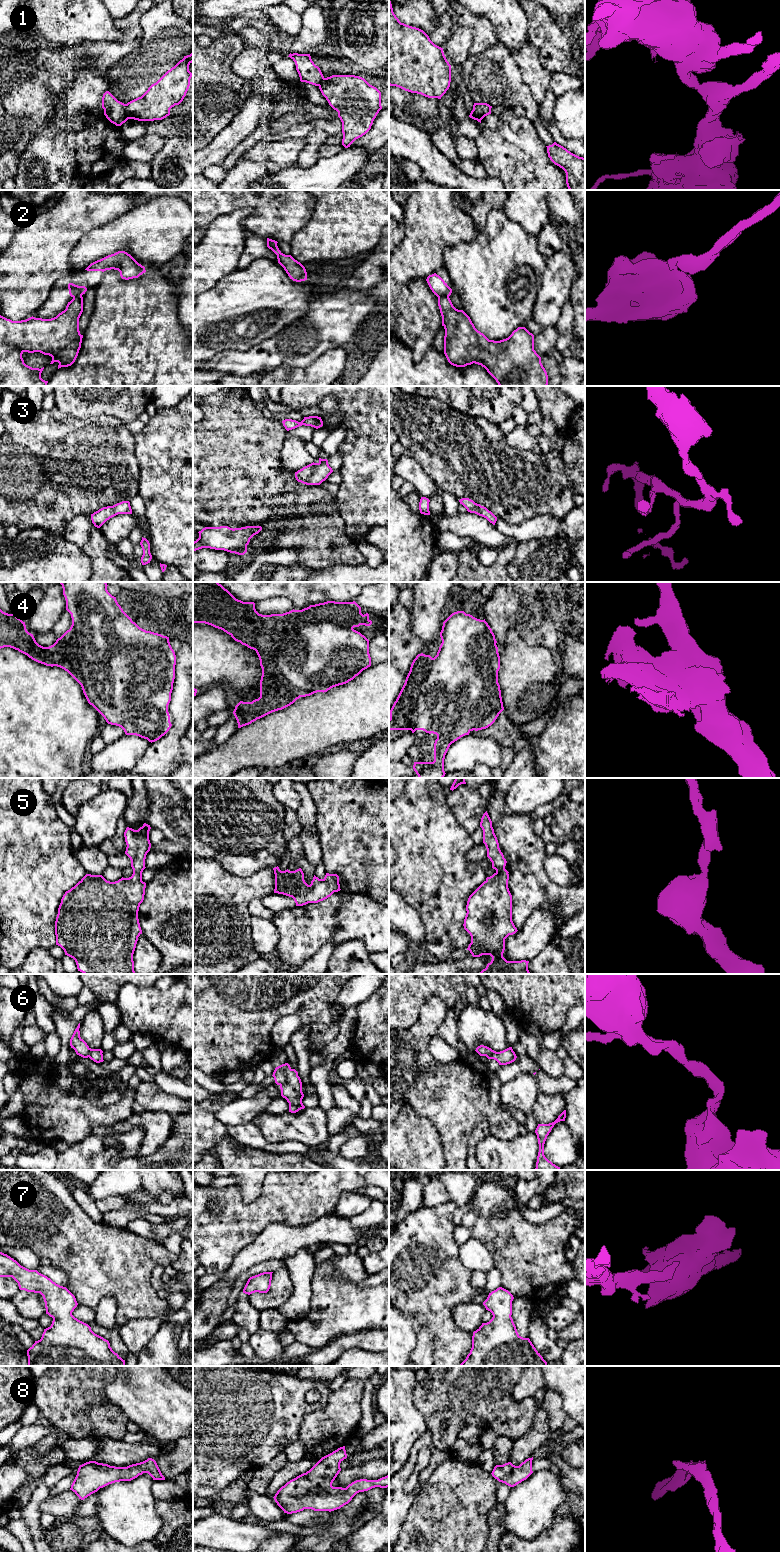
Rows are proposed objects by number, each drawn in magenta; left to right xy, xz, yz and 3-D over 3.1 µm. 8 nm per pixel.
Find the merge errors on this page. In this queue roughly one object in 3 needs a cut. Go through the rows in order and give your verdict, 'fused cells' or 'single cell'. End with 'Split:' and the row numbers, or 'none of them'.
1: fused cells
2: fused cells
3: single cell
4: single cell
5: single cell
6: single cell
7: single cell
8: single cell
Split: 1, 2

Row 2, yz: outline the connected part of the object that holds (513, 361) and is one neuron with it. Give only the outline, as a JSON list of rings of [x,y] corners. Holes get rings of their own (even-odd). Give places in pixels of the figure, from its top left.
[[[448,296],[438,298],[438,306],[445,329],[444,354],[448,362],[456,367],[473,363],[481,365],[496,380],[499,386],[547,386],[548,375],[541,357],[534,350],[534,335],[525,327],[518,327],[503,340],[489,340],[478,331],[470,317],[456,309]]]

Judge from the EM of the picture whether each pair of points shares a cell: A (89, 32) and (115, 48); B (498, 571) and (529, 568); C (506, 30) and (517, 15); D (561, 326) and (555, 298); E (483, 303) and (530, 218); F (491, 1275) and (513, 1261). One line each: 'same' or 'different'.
A: different
B: different
C: same
D: different
E: different
F: different

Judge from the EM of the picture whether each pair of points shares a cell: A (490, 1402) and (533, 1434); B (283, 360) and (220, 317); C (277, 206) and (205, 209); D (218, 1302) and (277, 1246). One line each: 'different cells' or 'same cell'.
A: different cells
B: different cells
C: same cell
D: same cell

